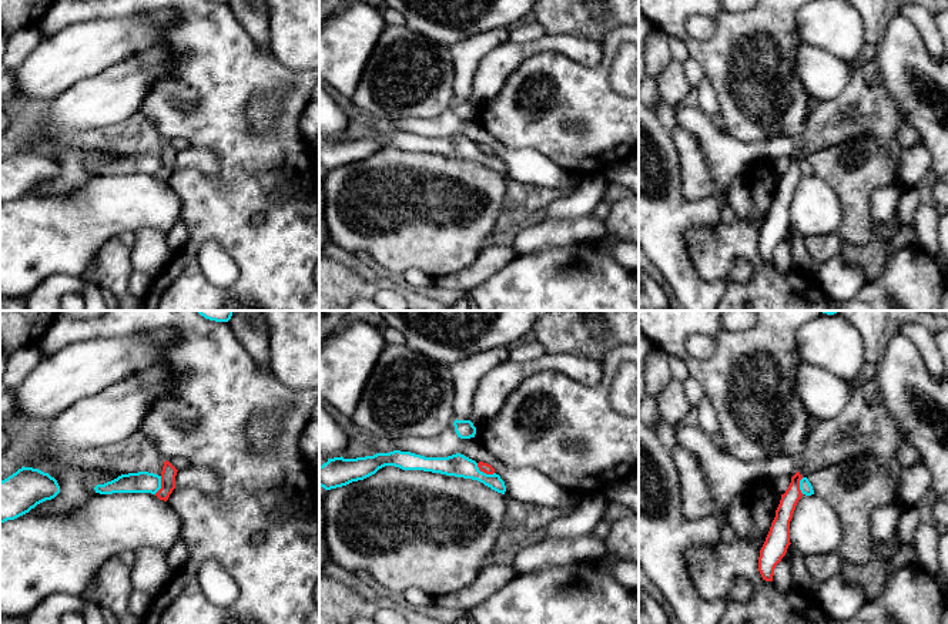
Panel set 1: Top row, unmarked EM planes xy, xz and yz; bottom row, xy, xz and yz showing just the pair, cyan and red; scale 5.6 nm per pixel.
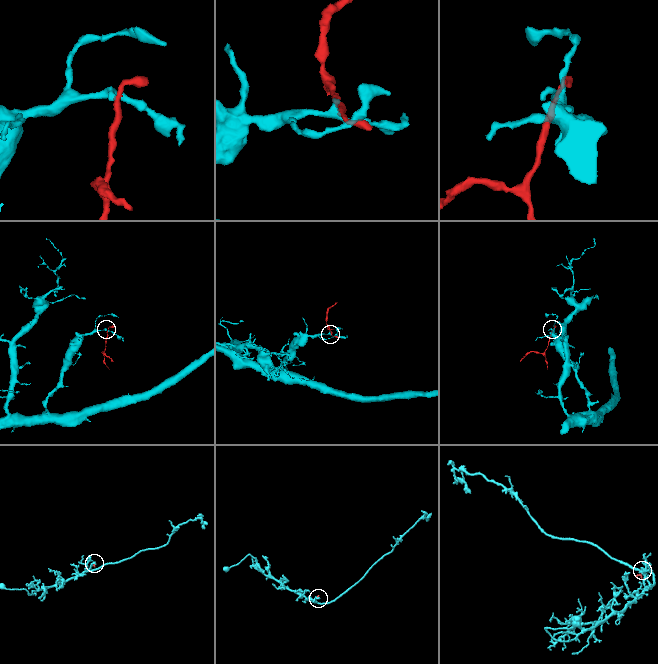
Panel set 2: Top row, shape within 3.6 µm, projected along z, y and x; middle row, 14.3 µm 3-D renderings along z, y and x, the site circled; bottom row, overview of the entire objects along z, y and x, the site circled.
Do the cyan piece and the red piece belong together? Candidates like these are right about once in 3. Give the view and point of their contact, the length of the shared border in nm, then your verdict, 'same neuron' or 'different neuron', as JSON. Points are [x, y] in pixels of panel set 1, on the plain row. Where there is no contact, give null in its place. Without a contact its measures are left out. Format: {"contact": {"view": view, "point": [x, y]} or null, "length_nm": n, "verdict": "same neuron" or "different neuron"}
{"contact": {"view": "xz", "point": [482, 153]}, "length_nm": 120, "verdict": "different neuron"}

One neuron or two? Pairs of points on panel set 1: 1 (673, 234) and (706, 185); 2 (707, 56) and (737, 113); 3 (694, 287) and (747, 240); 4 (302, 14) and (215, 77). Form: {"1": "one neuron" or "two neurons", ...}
{"1": "two neurons", "2": "one neuron", "3": "two neurons", "4": "two neurons"}

